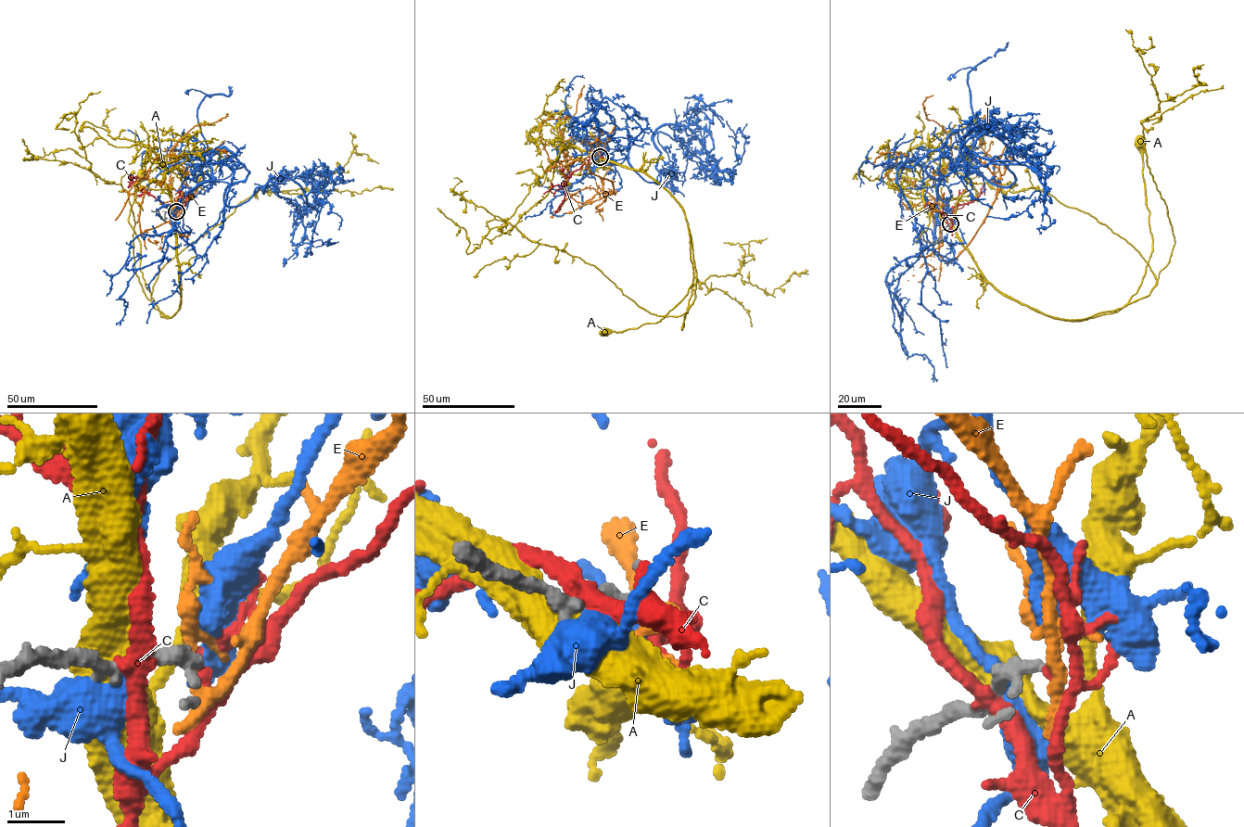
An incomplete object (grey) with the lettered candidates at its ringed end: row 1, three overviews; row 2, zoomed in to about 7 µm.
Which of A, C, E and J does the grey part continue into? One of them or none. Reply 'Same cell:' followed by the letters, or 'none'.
Same cell: none

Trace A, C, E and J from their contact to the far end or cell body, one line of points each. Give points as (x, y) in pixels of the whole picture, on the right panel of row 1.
A: (949, 225), (986, 281), (1027, 307), (1053, 318), (1078, 321), (1115, 312), (1136, 292), (1152, 250), (1142, 142)
C: (950, 223), (950, 228), (946, 220), (960, 204), (957, 203), (958, 196), (965, 192), (962, 191), (965, 188)
E: (951, 223), (954, 212), (938, 196), (939, 255), (946, 261), (969, 244), (997, 194), (979, 159), (993, 145)
J: (949, 225), (948, 186), (972, 167), (1015, 181), (966, 154), (1036, 171), (1044, 197), (1006, 209)

